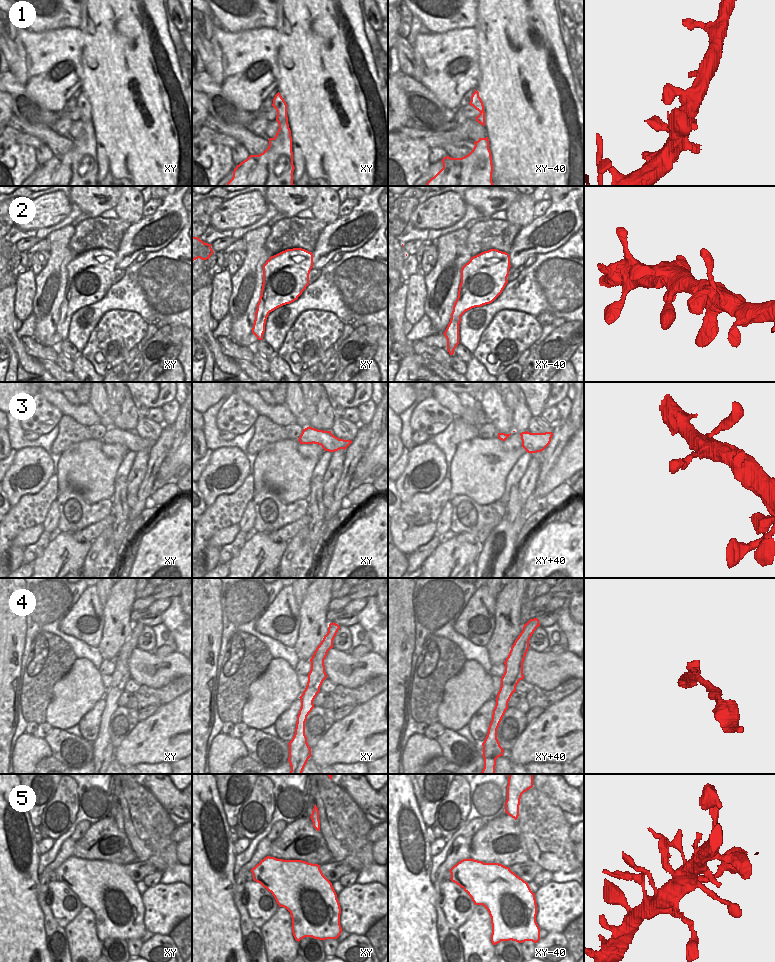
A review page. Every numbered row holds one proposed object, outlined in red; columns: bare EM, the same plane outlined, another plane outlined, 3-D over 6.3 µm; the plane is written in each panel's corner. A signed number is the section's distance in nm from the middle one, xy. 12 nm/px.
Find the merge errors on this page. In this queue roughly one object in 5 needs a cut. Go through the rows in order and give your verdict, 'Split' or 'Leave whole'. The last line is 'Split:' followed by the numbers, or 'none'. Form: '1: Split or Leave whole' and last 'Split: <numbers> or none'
1: Leave whole
2: Leave whole
3: Leave whole
4: Leave whole
5: Leave whole
Split: none

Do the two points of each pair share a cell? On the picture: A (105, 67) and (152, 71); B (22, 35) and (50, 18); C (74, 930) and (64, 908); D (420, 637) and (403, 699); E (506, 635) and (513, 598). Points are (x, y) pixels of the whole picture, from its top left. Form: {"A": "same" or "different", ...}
{"A": "same", "B": "different", "C": "different", "D": "different", "E": "same"}

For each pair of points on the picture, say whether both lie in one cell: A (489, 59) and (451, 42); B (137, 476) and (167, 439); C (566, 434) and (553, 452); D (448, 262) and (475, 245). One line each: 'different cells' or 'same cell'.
A: different cells
B: different cells
C: same cell
D: different cells

